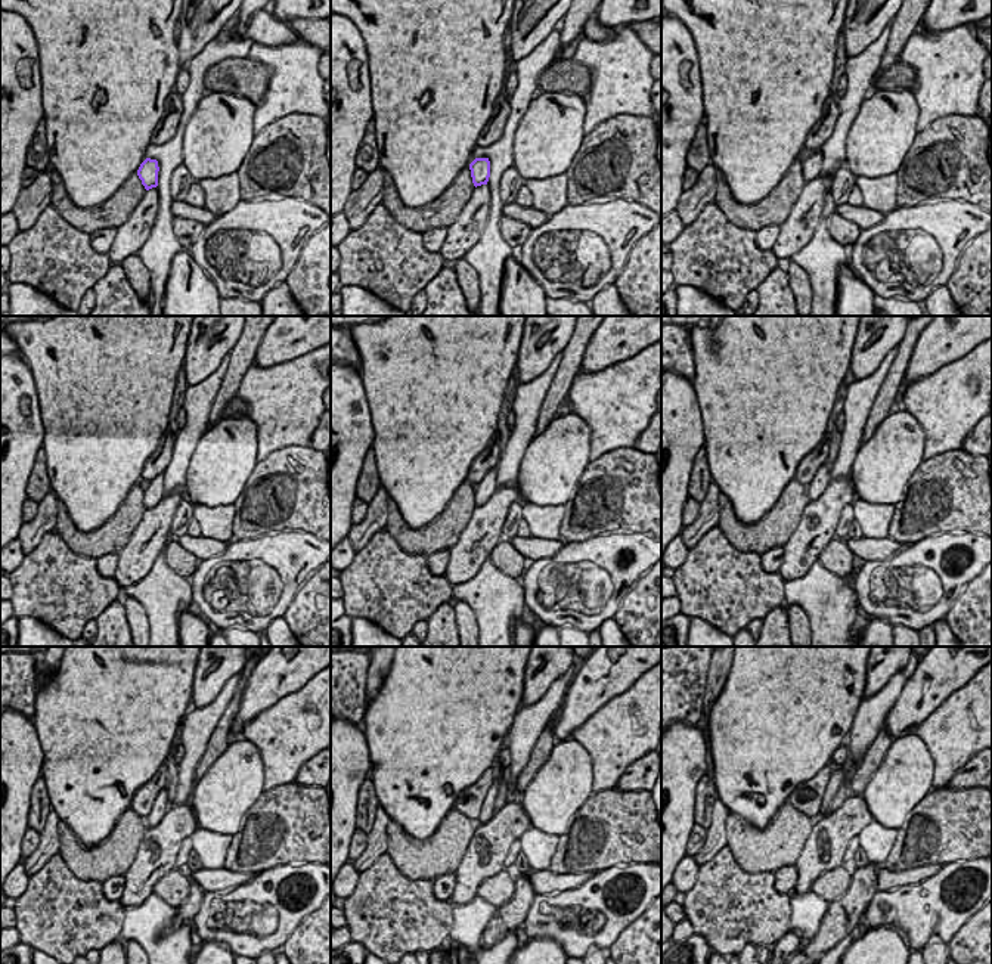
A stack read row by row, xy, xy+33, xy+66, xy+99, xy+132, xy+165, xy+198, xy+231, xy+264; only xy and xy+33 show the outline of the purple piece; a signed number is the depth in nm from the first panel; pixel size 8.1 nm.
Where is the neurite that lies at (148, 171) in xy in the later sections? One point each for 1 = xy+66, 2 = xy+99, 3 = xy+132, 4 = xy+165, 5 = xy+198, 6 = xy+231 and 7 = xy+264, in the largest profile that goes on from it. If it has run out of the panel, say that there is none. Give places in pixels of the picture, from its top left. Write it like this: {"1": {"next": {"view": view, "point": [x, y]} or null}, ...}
{"1": {"next": {"view": "xy+66", "point": [812, 166]}}, "2": {"next": {"view": "xy+99", "point": [155, 492]}}, "3": {"next": {"view": "xy+132", "point": [484, 490]}}, "4": {"next": {"view": "xy+165", "point": [822, 479]}}, "5": {"next": {"view": "xy+198", "point": [161, 806]}}, "6": {"next": {"view": "xy+231", "point": [496, 797]}}, "7": {"next": {"view": "xy+264", "point": [839, 777]}}}

